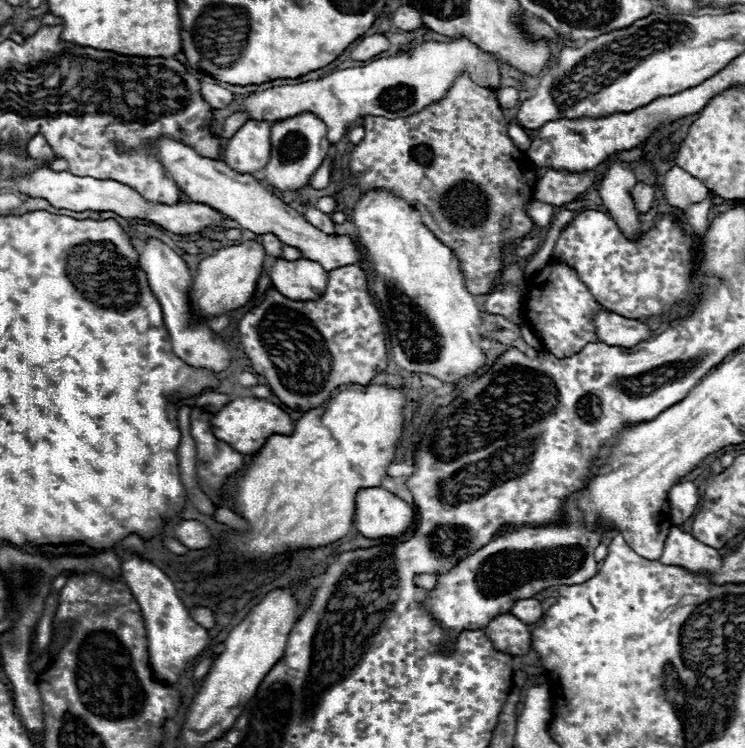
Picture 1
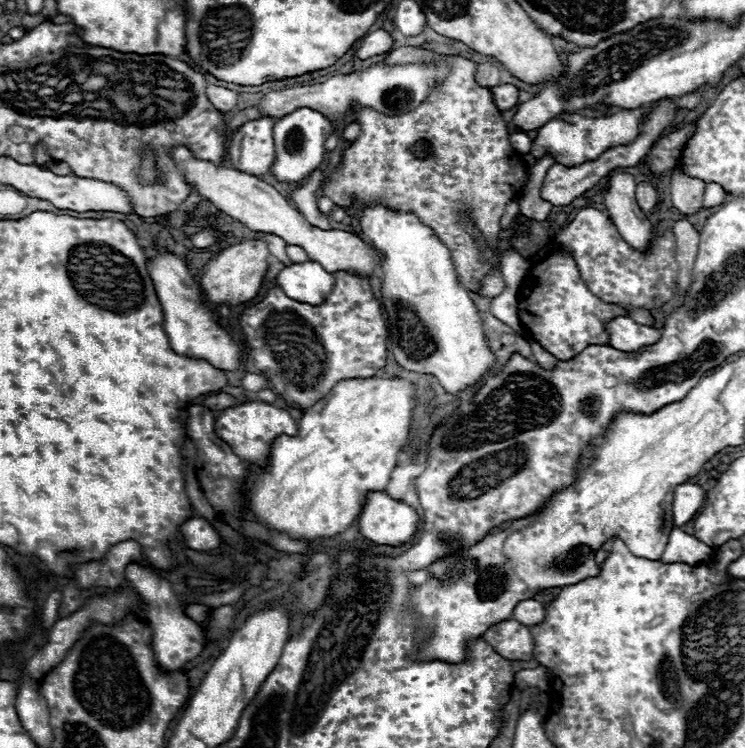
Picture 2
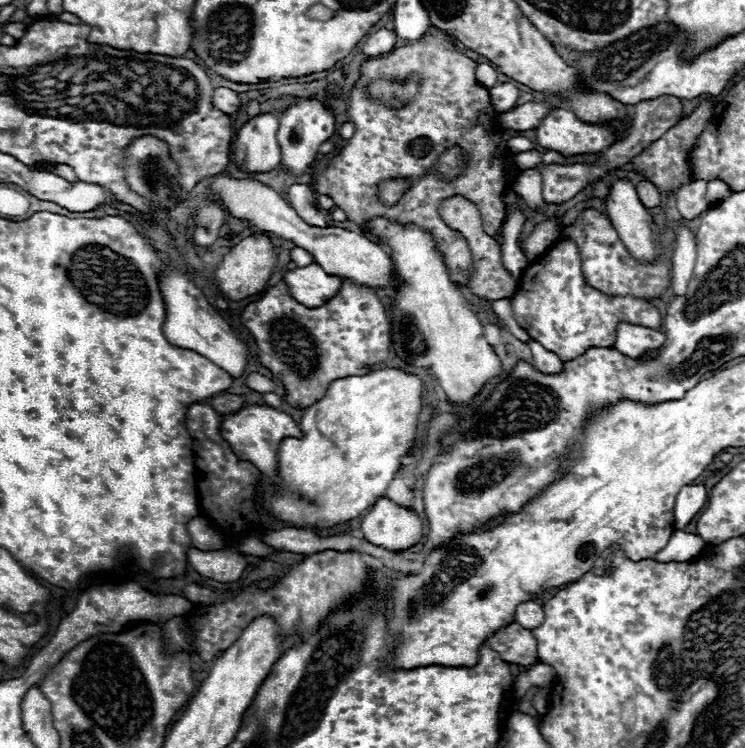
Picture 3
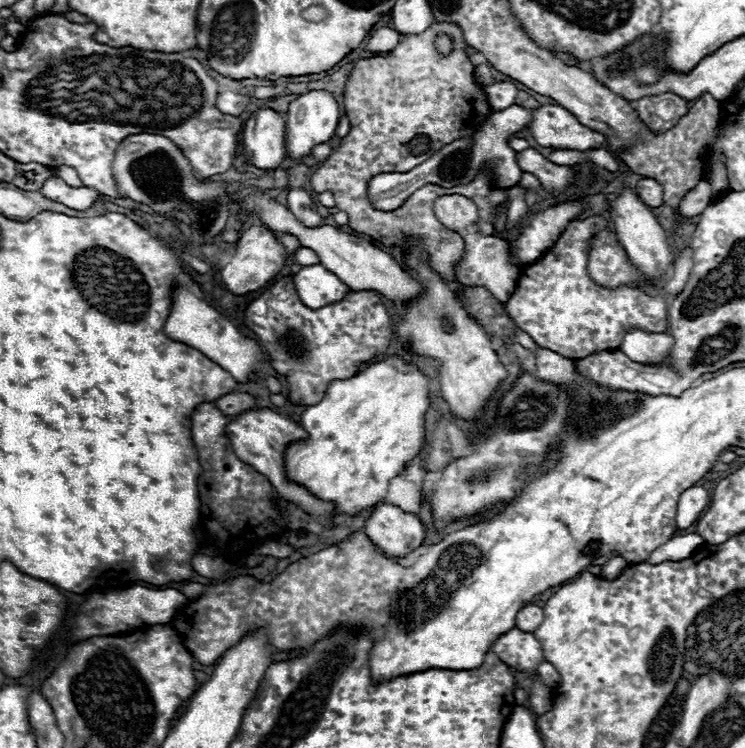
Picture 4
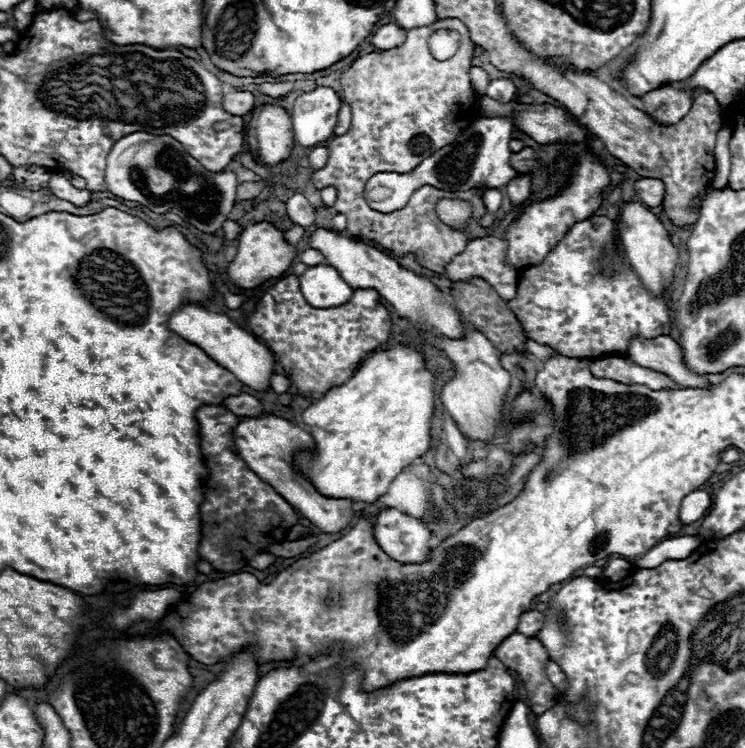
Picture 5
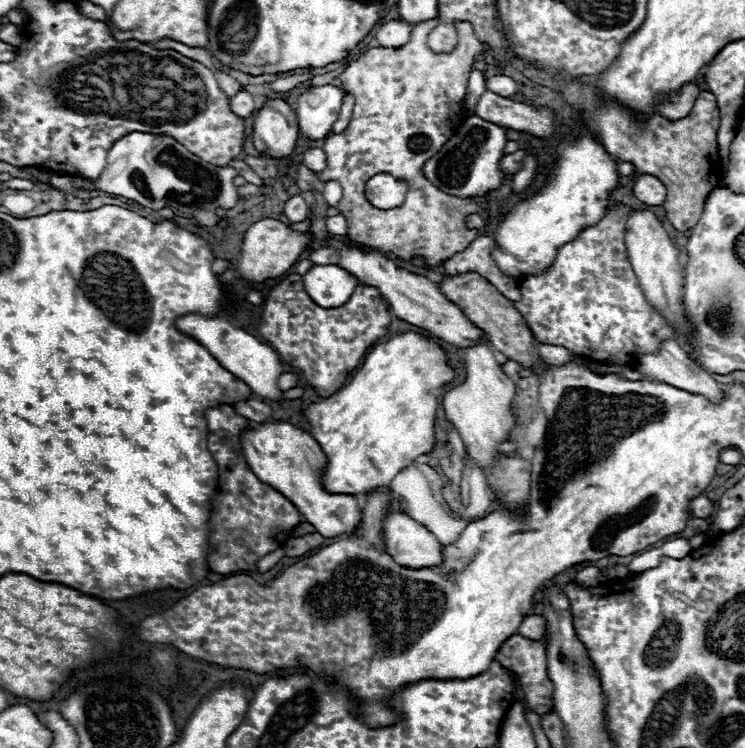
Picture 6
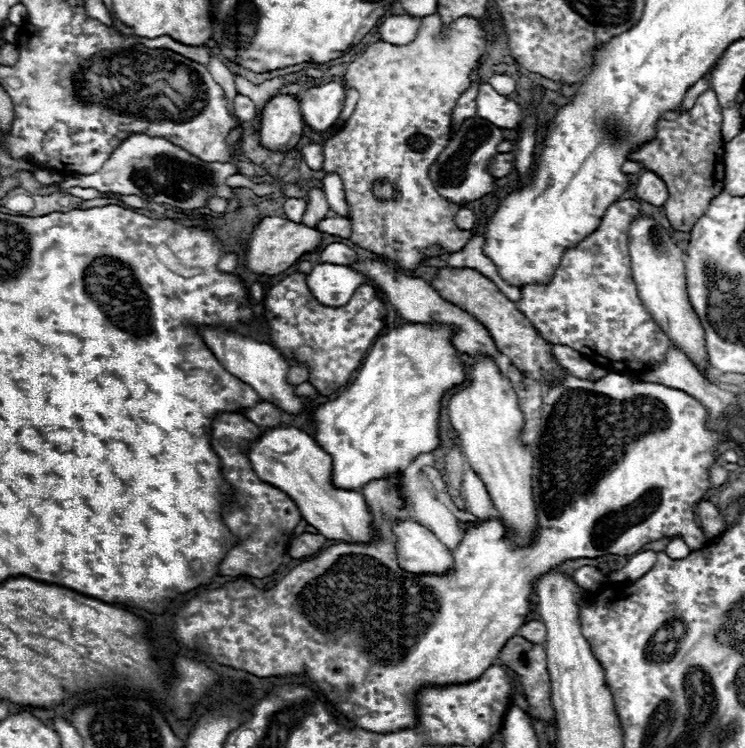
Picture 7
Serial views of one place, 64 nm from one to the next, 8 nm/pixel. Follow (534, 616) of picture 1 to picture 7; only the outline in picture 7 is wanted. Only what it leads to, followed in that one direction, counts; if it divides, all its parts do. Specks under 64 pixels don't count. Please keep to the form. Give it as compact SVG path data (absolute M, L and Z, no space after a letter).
M532 620L532 622L526 622L520 630L518 630L520 636L524 636L528 642L532 644L546 644L546 628L542 622L538 620Z

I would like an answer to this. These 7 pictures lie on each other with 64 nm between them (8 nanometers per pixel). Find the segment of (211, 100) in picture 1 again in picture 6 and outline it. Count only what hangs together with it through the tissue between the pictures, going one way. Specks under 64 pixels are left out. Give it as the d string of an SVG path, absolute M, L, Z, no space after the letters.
M238 92L234 98L230 98L230 110L238 118L250 118L254 112L254 98L248 92Z

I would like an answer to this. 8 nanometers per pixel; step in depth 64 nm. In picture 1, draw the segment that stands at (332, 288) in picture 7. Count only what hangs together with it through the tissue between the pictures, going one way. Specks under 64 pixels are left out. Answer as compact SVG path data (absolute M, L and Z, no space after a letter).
M276 258L274 266L264 266L264 272L270 274L272 278L272 284L274 288L288 296L290 300L318 300L322 298L324 290L326 290L326 284L328 284L328 272L318 264L318 262L312 262L312 260L282 260L282 258Z

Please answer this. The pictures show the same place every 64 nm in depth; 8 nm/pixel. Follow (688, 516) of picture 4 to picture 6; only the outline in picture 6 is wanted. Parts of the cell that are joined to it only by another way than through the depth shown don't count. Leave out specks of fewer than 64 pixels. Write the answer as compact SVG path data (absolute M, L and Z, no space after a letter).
M698 496L696 500L692 500L692 504L690 504L690 512L692 512L692 516L696 516L696 518L710 518L712 516L712 512L714 512L714 504L706 498L706 496Z

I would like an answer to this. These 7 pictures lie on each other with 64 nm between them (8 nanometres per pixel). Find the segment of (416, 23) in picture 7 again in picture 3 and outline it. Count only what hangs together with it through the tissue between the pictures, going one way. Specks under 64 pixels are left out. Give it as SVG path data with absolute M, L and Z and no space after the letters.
M380 28L378 32L374 32L374 34L364 42L362 54L366 54L366 56L386 54L386 52L390 52L390 50L396 48L396 42L398 42L396 32L386 30L386 28Z

